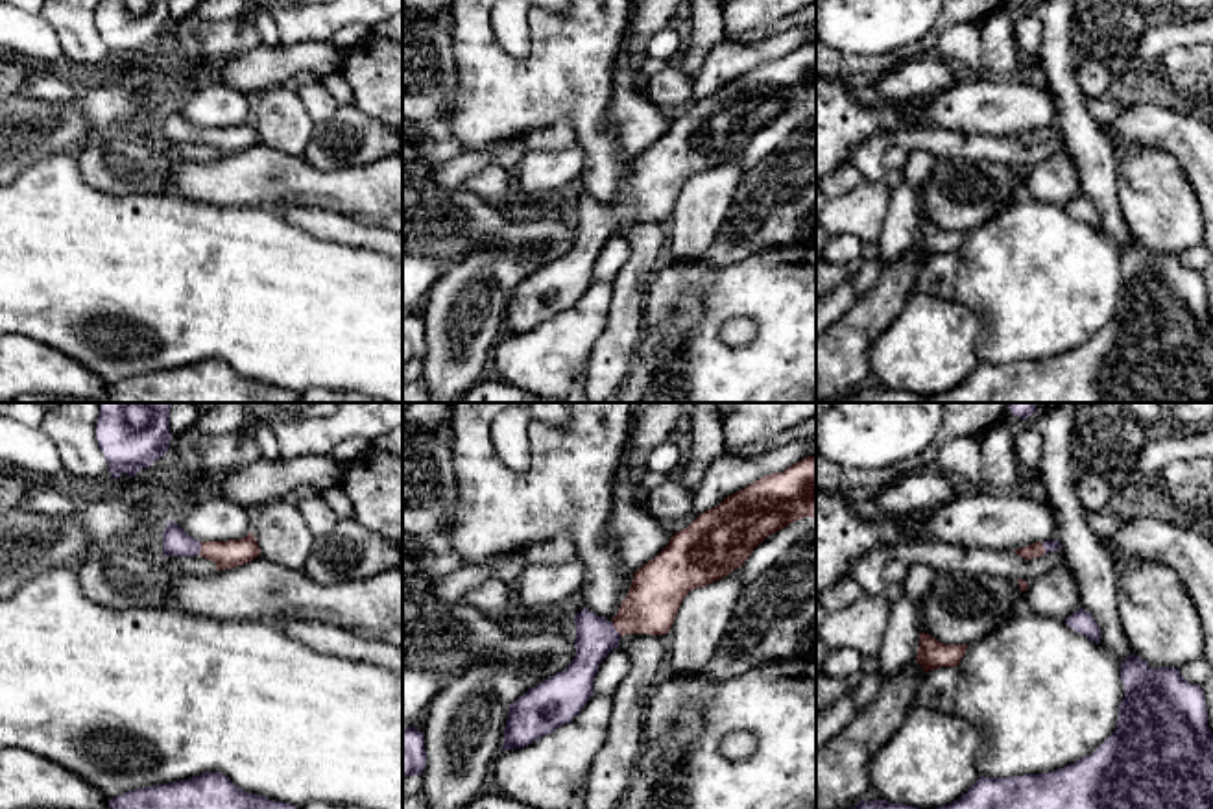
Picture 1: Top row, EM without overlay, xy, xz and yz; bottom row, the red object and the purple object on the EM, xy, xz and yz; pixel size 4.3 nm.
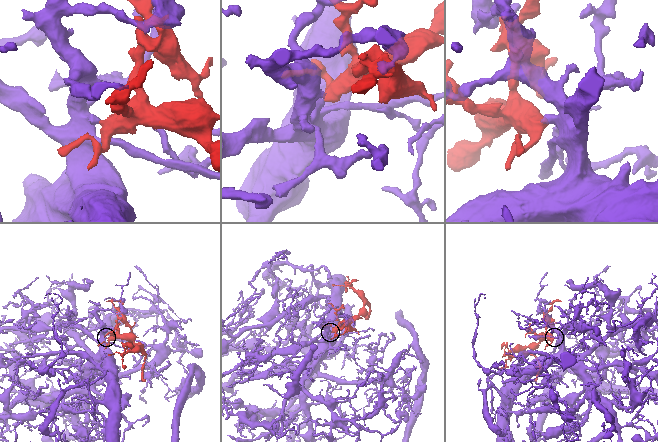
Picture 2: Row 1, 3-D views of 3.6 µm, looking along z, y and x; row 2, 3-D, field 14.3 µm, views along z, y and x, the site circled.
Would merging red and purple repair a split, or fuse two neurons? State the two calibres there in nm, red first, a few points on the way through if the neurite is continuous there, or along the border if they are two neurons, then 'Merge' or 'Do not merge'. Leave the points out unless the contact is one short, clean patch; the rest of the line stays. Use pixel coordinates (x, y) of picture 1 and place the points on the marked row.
Thickness 130 nm (red) against 120 nm. Path across: xy (228, 555), (202, 547), (176, 542). Merge

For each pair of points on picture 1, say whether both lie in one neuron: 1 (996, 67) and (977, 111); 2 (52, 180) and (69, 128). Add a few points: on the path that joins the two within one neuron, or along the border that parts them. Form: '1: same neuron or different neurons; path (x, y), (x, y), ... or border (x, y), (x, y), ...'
1: different neurons; border (1023, 74), (986, 76)
2: different neurons; border (72, 150), (47, 154), (21, 170)

